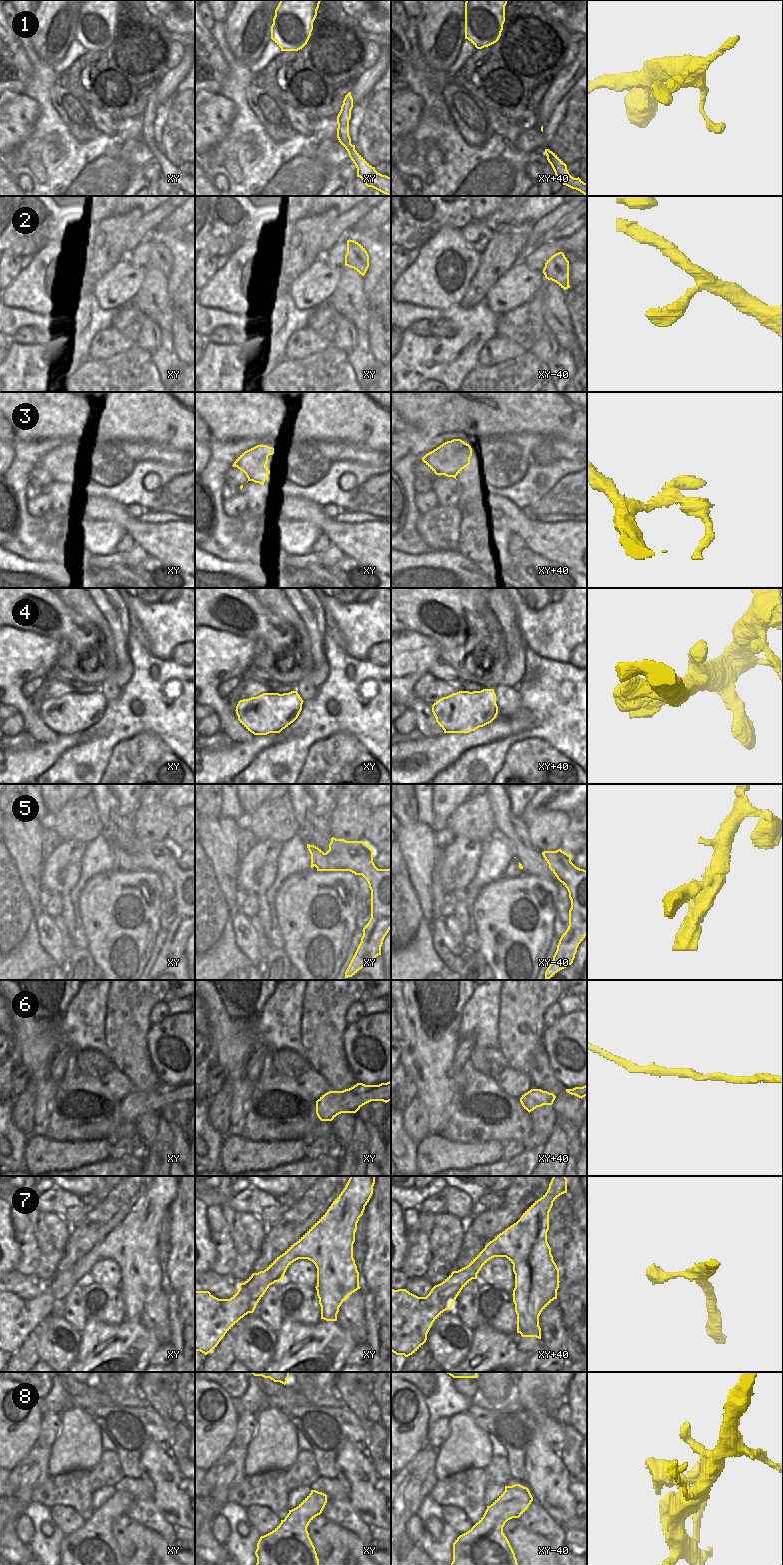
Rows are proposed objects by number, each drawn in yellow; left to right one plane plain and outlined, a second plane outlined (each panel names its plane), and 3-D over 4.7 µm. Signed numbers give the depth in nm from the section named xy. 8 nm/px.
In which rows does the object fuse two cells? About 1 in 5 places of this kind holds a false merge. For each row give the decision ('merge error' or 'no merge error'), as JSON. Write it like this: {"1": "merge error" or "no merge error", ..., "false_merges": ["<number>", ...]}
{"1": "no merge error", "2": "no merge error", "3": "no merge error", "4": "no merge error", "5": "no merge error", "6": "no merge error", "7": "no merge error", "8": "no merge error", "false_merges": []}

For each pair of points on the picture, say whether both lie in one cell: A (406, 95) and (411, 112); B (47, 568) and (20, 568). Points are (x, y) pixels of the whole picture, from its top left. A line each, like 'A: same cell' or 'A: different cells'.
A: same cell
B: same cell

